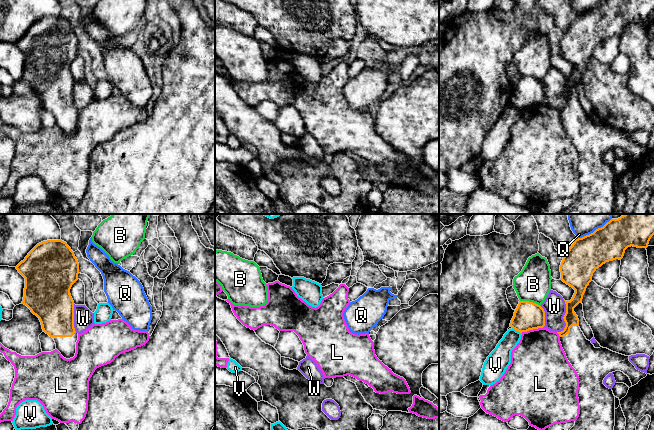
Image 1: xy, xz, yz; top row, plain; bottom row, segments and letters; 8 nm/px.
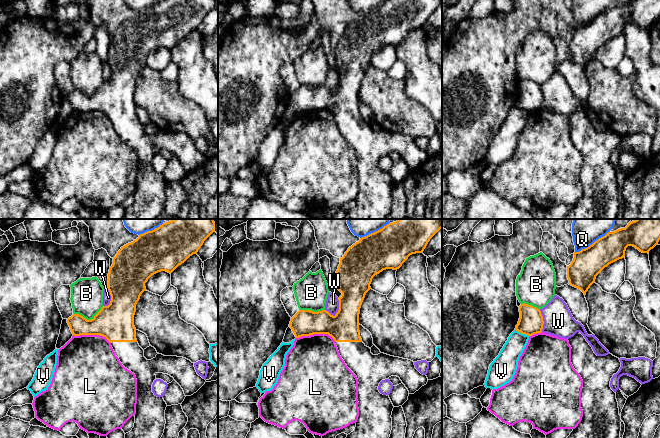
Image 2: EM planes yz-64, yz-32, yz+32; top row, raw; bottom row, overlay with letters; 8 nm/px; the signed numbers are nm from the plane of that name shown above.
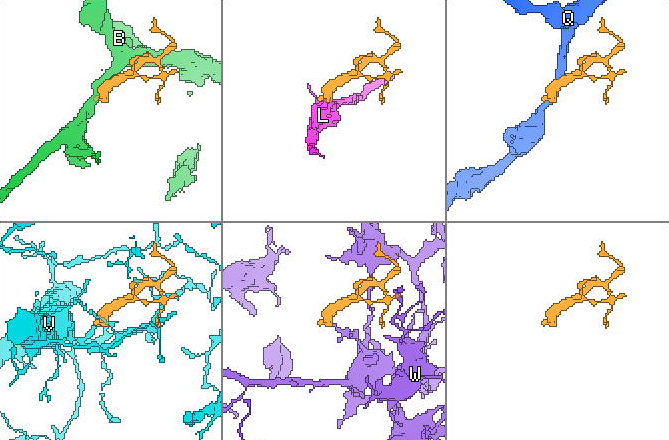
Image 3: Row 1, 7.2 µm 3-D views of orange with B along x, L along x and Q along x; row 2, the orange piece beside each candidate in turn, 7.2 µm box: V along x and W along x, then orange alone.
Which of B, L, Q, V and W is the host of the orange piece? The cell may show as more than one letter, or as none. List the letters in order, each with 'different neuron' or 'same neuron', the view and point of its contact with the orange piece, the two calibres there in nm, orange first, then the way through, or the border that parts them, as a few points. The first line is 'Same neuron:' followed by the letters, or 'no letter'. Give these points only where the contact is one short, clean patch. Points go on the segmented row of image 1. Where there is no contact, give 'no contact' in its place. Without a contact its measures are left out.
Same neuron: no letter
B: different neuron; meets orange in yz at (530, 302); 220 nm thick on the orange side, 280 nm on the other
L: different neuron; meets orange in yz at (532, 329); 220 nm thick on the orange side, 420 nm on the other; border along yz (543, 326), (521, 332)
Q: different neuron; meets orange in yz at (595, 230); 280 nm thick on the orange side, 280 nm on the other
V: different neuron; meets orange in yz at (517, 330); 220 nm thick on the orange side, 160 nm on the other
W: different neuron; meets orange in yz at (563, 318); 110 nm thick on the orange side, 180 nm on the other; border along yz (563, 300), (565, 327), (557, 332)

